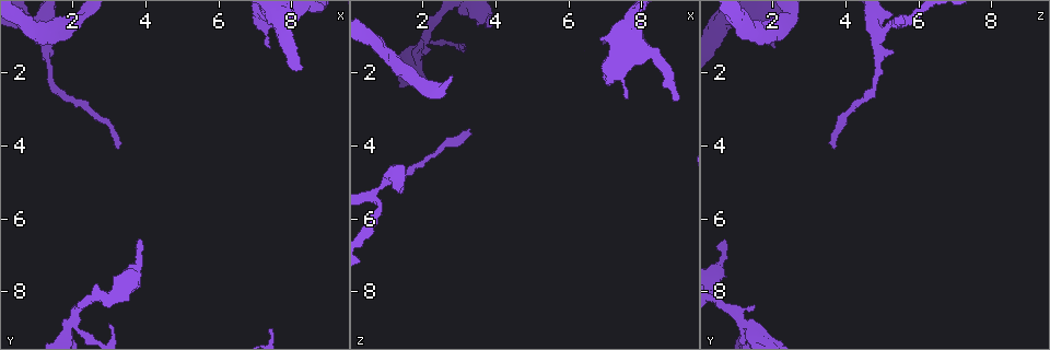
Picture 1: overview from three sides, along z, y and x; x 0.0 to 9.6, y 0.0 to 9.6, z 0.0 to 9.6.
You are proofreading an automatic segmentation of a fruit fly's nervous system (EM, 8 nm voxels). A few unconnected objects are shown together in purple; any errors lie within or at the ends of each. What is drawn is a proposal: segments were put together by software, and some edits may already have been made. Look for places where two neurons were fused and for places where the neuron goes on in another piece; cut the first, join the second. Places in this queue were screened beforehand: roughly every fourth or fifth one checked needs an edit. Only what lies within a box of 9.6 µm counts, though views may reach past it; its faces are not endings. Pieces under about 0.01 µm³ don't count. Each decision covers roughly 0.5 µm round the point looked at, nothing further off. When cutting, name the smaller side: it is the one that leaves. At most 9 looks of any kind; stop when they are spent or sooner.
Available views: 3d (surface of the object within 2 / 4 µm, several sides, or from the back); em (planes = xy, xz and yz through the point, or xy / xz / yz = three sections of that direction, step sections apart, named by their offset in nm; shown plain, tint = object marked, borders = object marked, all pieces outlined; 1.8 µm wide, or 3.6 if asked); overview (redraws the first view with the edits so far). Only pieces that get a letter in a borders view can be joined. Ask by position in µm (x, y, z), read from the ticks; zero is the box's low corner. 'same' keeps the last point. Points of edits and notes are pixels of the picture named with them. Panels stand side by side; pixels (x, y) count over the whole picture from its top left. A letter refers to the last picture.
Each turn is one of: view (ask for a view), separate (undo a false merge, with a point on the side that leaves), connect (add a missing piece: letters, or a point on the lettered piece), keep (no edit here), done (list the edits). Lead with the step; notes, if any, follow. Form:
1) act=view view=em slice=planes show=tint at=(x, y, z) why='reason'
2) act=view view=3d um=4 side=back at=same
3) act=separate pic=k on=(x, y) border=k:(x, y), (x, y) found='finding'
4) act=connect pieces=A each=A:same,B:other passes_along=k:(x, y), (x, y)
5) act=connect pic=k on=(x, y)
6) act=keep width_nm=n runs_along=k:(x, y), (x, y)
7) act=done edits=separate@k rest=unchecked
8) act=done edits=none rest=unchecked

act=view view=em slice=planes show=borders at=(3.85, 6.65, 0.70)

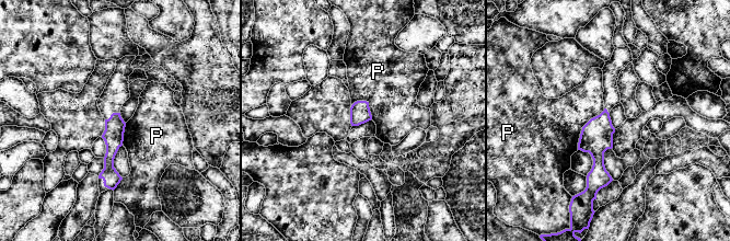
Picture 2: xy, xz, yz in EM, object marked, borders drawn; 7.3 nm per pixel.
act=keep width_nm=150 each=P:other border=2:(604, 108), (582, 127), (577, 149) found='none of them fits'

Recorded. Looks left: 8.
act=view view=3d um=4 at=(3.35, 4.05, 3.70) why='thin end'

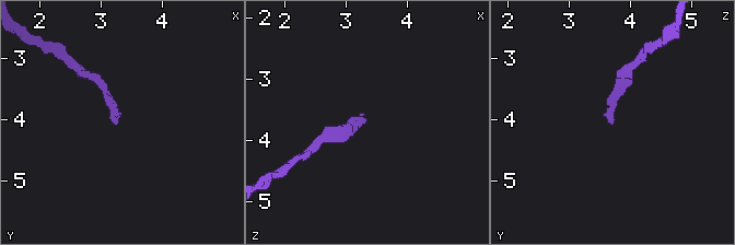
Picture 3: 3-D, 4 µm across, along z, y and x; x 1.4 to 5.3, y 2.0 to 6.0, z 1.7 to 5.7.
act=view view=em slice=planes show=borders at=(3.30, 4.10, 3.75)

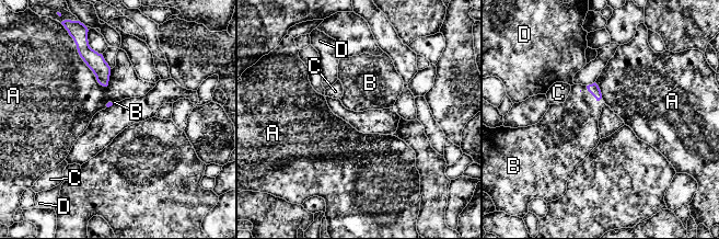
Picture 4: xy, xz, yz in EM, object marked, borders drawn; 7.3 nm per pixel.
act=connect pieces=B longest_contact=A:360nm each=A:other,B:same,C:other,D:other passes_along=4:(593, 89), (592, 94), (575, 123) found='the neuron continues'

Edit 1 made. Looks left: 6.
act=view view=3d um=4 at=(7.00, 0.75, 2.35) why='thick end'

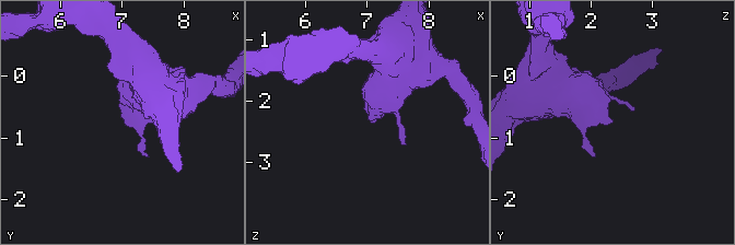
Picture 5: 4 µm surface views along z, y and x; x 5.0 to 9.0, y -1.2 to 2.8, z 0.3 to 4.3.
act=view view=em slice=xz step=16 show=tint at=(7.10, 0.75, 2.35) why='need the tissue'

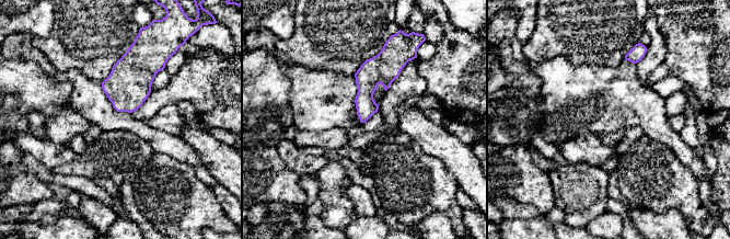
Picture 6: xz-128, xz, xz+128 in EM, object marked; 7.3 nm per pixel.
act=view view=em slice=planes show=borders at=same why='cut it another way'

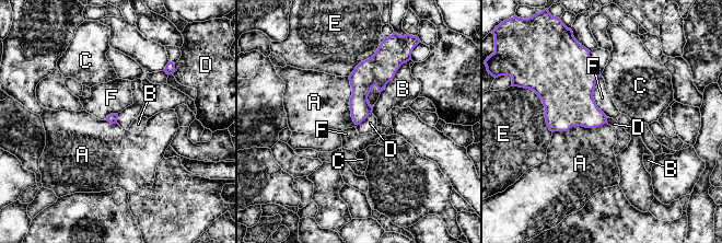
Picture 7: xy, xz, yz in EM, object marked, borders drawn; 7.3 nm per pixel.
act=keep each=A:other,B:other,C:other,D:other,E:other,F:other border=7:(606, 123), (552, 132) found='none of them fits'

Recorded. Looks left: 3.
act=view view=em um=3.6 slice=planes show=borders at=(2.00, 8.50, 1.45) why='free end'

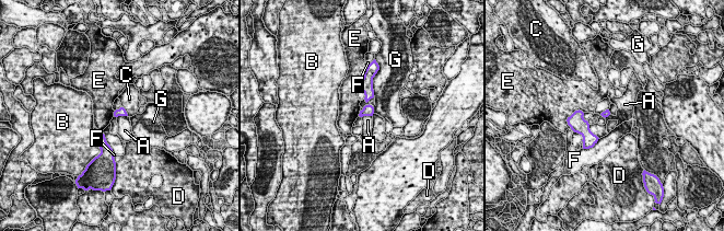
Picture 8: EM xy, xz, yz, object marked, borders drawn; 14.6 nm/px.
act=keep width_nm=100 each=A:other,B:other,C:other,D:other,E:other,F:other,G:other found='none of them fits'

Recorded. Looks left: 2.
act=done edits=connect@4 rest=unchecked

